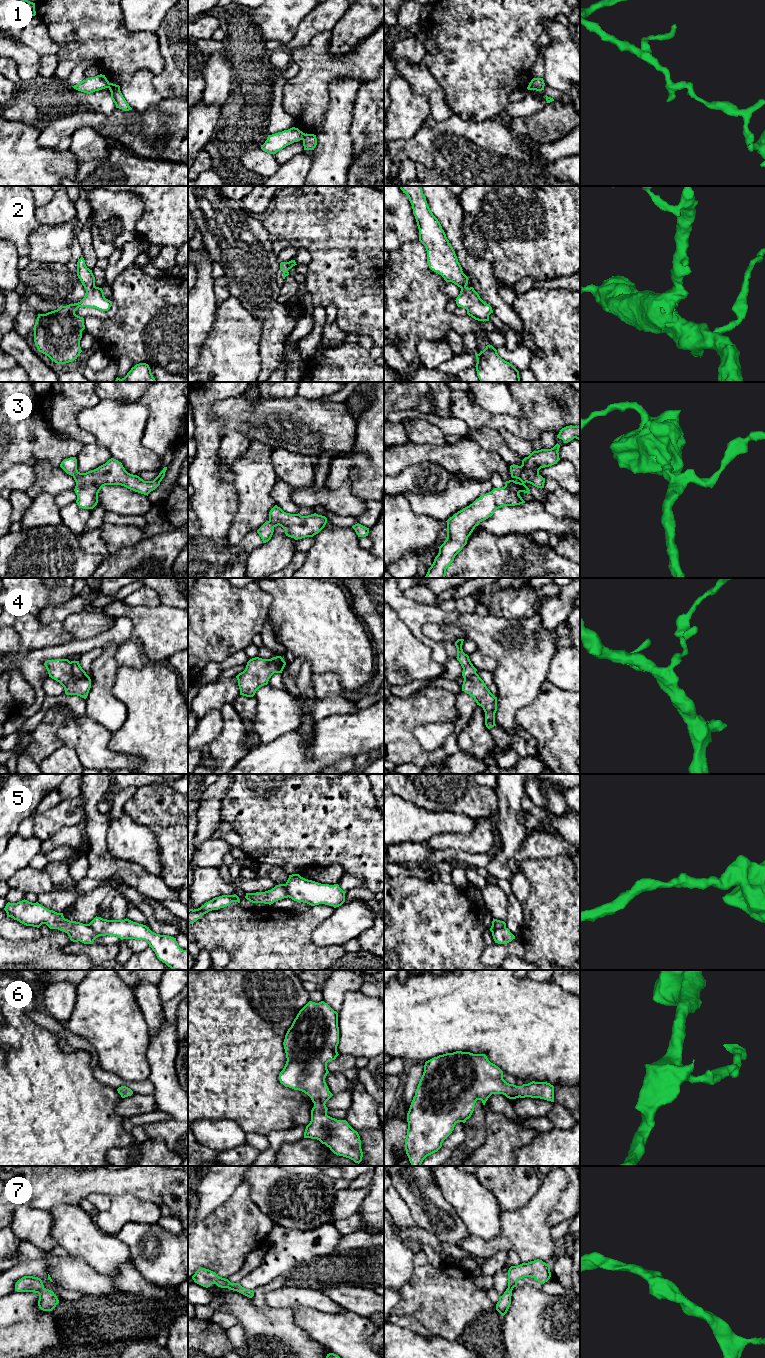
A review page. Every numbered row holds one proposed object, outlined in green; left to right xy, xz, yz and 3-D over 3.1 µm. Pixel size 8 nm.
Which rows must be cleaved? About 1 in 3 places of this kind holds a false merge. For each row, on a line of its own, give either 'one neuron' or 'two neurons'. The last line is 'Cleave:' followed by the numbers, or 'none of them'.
1: two neurons
2: one neuron
3: one neuron
4: two neurons
5: two neurons
6: one neuron
7: one neuron
Cleave: 1, 4, 5

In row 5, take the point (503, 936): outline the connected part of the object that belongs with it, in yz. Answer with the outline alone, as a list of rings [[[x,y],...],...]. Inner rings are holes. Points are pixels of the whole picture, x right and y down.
[[[503,928],[499,930],[492,931],[492,936],[495,943],[507,944],[515,939],[515,936],[510,932],[508,928]]]

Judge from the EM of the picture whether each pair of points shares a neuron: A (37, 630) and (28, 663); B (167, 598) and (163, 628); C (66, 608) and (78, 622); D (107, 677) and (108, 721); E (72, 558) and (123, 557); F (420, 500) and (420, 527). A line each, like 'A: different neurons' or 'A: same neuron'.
A: different neurons
B: different neurons
C: different neurons
D: same neuron
E: different neurons
F: different neurons

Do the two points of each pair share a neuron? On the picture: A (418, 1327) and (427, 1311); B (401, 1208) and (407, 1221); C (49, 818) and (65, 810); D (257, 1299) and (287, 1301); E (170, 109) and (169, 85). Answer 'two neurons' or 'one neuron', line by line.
A: two neurons
B: one neuron
C: one neuron
D: two neurons
E: two neurons

